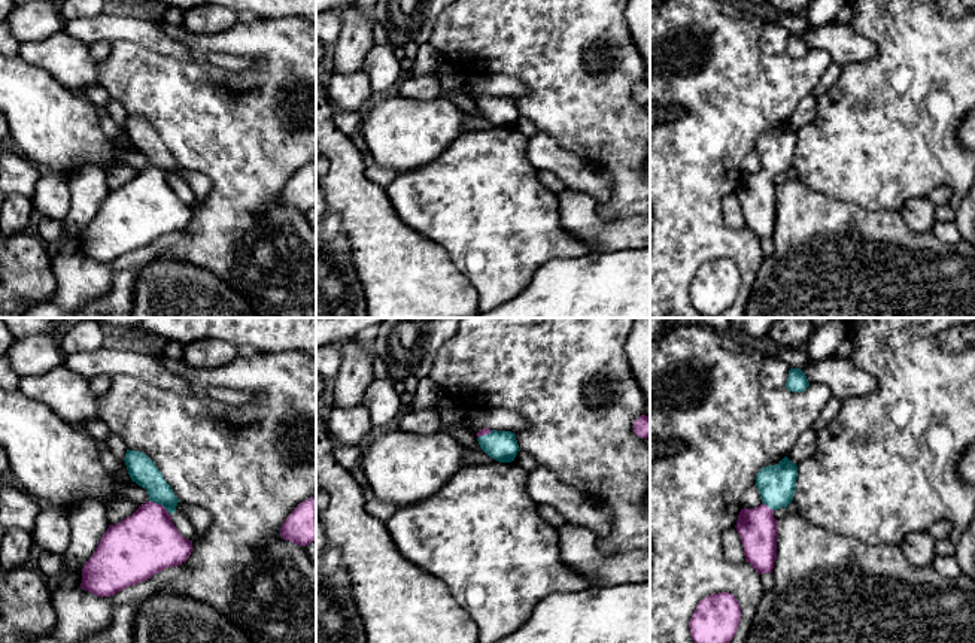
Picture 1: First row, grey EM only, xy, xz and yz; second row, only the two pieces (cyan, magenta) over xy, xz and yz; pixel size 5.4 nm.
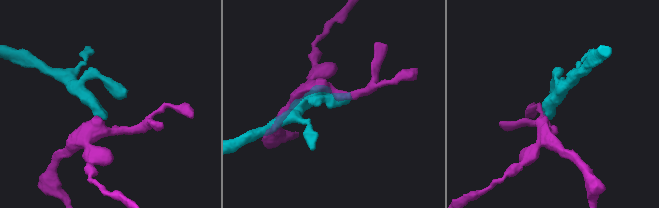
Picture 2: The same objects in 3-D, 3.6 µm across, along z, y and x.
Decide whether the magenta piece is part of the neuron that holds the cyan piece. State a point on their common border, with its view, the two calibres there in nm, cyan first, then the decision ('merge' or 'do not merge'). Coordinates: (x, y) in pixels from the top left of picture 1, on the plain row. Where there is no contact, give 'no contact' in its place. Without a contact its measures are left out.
contact xy (160, 169); calibres 150 and 340 nm; merge

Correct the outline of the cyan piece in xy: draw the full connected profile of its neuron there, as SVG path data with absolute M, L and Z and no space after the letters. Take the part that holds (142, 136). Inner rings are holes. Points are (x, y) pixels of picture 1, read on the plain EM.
M127 115L124 127L131 146L148 157L149 166L139 172L131 182L109 191L94 221L85 228L81 254L98 263L115 261L131 251L151 245L164 234L177 233L192 218L192 206L185 204L171 188L170 181L176 178L179 166L155 128L146 119L130 115Z

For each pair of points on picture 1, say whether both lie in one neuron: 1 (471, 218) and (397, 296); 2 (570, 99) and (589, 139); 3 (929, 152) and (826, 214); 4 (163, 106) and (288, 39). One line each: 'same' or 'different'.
1: different
2: same
3: different
4: same

